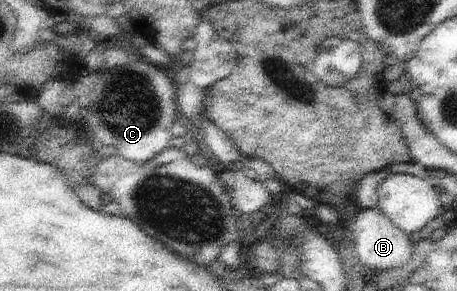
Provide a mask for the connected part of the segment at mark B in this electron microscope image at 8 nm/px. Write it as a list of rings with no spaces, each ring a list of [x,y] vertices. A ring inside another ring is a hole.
[[[376,205],[373,209],[359,209],[351,223],[351,238],[355,242],[356,254],[368,270],[392,270],[405,266],[411,260],[414,244],[405,230],[398,228]]]

